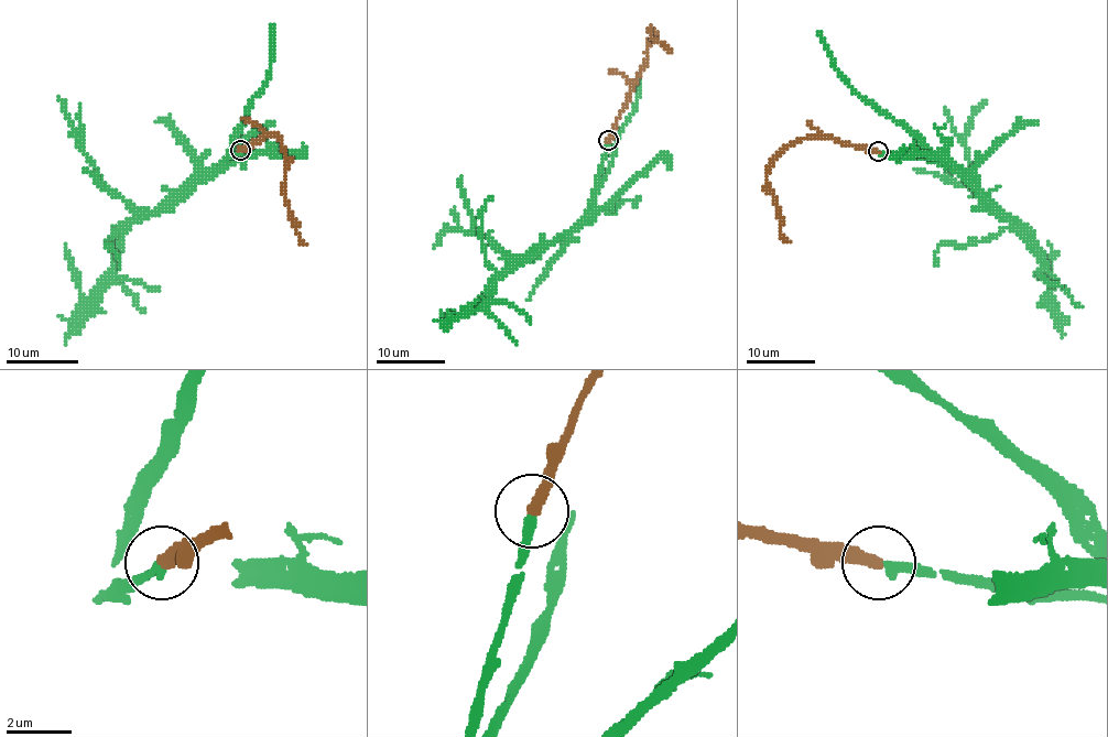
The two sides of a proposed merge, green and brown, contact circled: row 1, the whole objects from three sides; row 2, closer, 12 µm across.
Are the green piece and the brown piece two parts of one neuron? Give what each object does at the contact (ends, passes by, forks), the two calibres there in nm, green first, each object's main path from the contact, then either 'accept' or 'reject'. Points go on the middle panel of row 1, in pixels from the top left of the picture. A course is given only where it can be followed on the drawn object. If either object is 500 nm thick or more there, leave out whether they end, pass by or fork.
green ends | brown ends | 320/320 nm | green via (608, 141), (595, 197), (580, 220), (529, 259), (518, 259), (495, 279), (488, 302), (455, 314), (442, 311) | brown via (608, 141), (644, 63), (651, 29), (650, 34), (670, 52) | accept

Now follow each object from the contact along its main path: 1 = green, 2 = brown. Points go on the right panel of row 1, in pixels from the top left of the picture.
1: (879, 151), (935, 160), (958, 170), (1039, 256), (1051, 294), (1052, 249), (1049, 242)
2: (879, 151), (825, 136), (791, 142), (773, 160), (767, 184), (778, 208), (782, 236), (790, 240)

